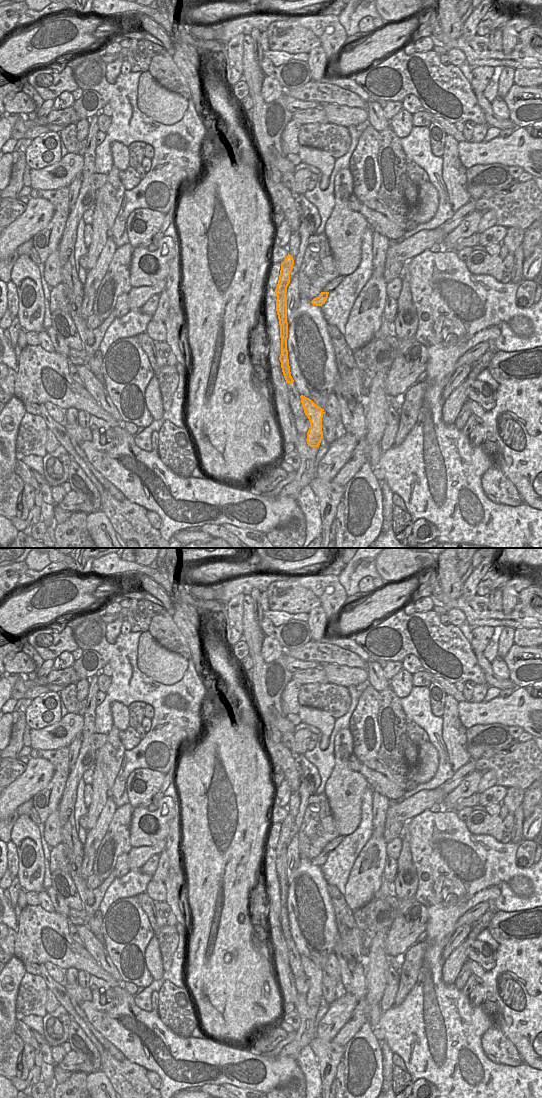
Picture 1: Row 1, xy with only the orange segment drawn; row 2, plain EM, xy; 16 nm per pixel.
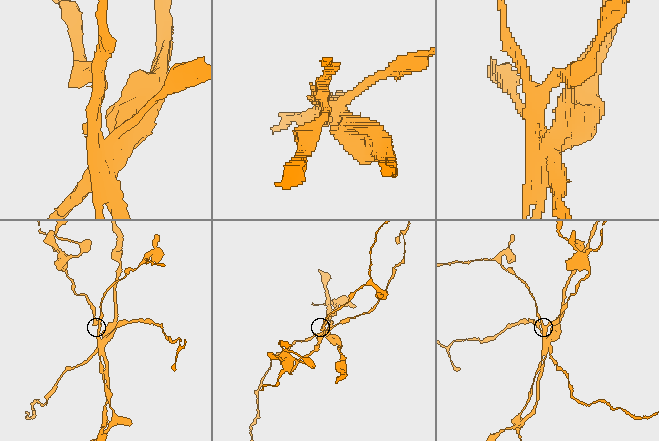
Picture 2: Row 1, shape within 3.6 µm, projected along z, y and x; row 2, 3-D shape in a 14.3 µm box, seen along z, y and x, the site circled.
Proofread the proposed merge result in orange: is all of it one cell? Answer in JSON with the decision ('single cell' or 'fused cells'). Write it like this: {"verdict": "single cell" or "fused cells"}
{"verdict": "fused cells"}

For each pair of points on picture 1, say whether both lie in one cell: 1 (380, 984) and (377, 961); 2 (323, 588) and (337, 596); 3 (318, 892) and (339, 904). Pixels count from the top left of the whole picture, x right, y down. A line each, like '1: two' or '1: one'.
1: one
2: one
3: two

